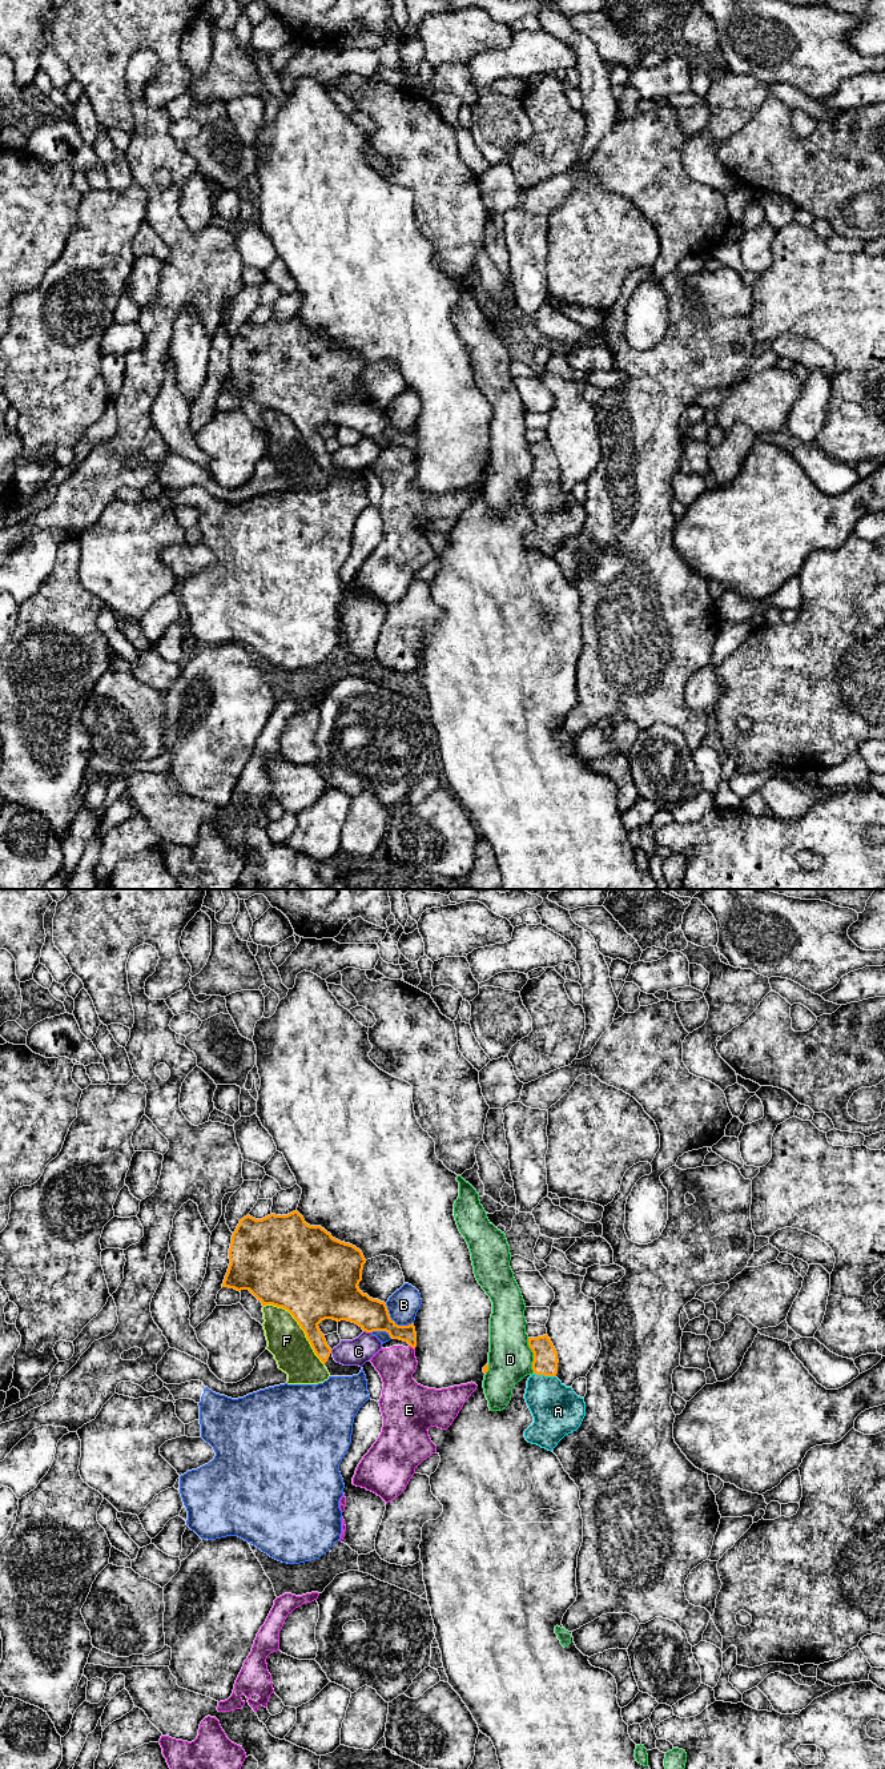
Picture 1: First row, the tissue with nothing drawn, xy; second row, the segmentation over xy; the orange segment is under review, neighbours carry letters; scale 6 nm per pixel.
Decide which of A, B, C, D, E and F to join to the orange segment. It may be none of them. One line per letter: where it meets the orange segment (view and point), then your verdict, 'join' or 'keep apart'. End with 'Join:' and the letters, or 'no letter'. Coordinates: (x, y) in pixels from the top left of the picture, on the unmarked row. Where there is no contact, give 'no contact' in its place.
A: contact xy (544, 481); join
B: contact xy (394, 427); keep apart
C: contact xy (367, 437); keep apart
D: contact xy (534, 461); keep apart
E: contact xy (413, 453); keep apart
F: contact xy (300, 430); keep apart
Join: A

